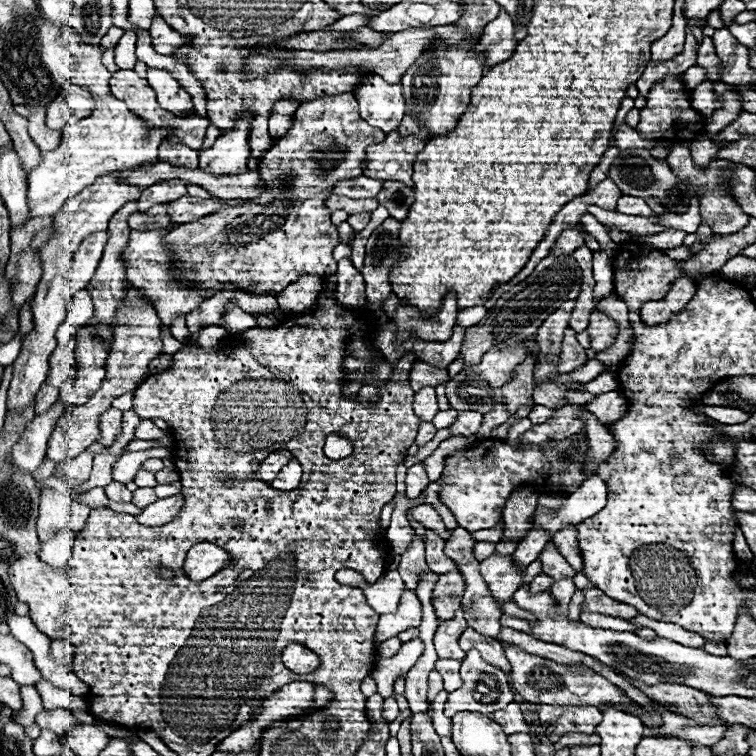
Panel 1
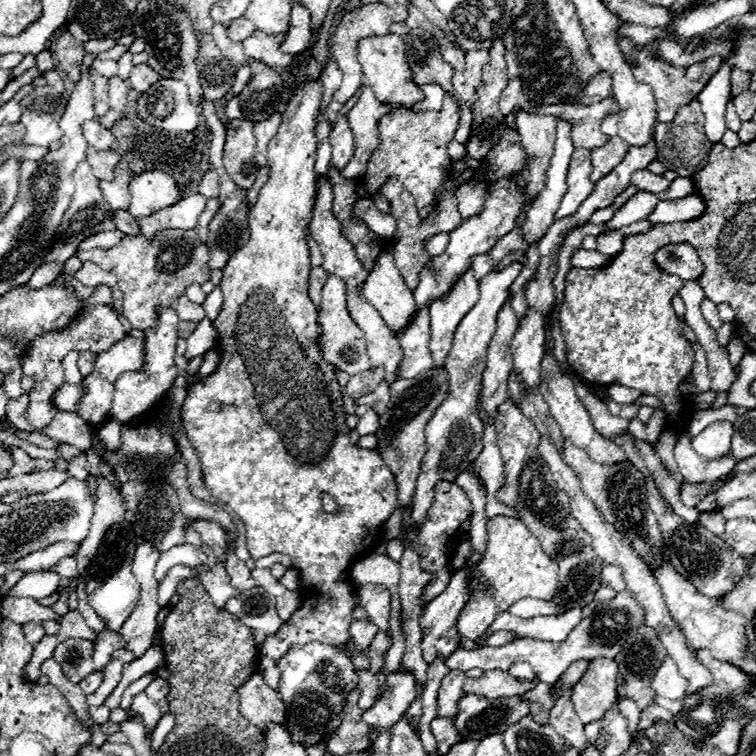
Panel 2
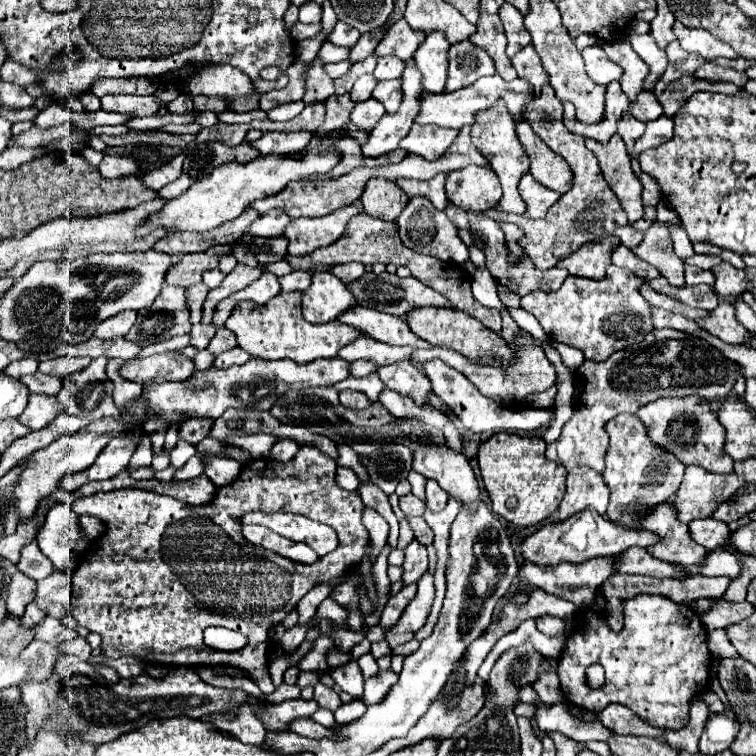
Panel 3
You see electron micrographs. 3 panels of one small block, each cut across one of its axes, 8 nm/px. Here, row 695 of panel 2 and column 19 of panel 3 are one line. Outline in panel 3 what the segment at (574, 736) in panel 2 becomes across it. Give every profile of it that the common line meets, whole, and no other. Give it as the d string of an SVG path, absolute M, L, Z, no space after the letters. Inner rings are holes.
M32 540L20 552L18 570L32 580L42 580L54 572L54 566L50 564L50 560L46 560L46 556L42 556L42 552L38 552L36 540Z

